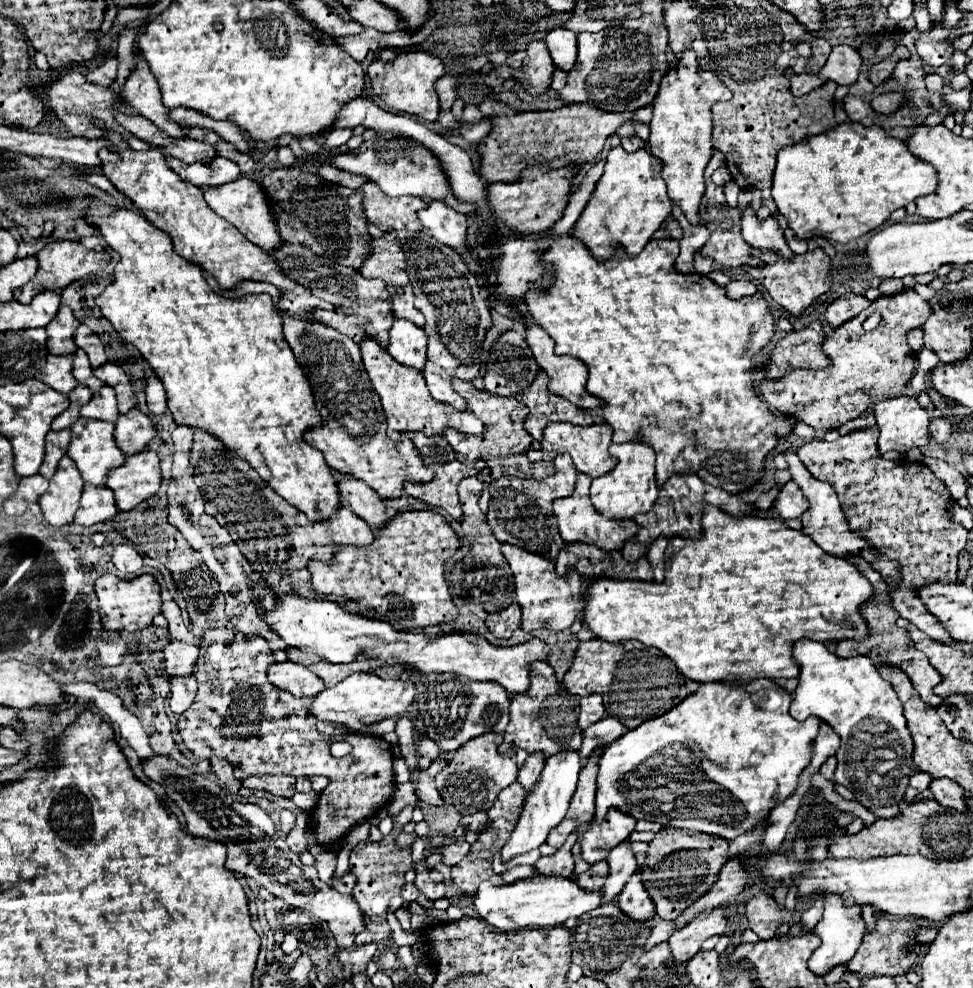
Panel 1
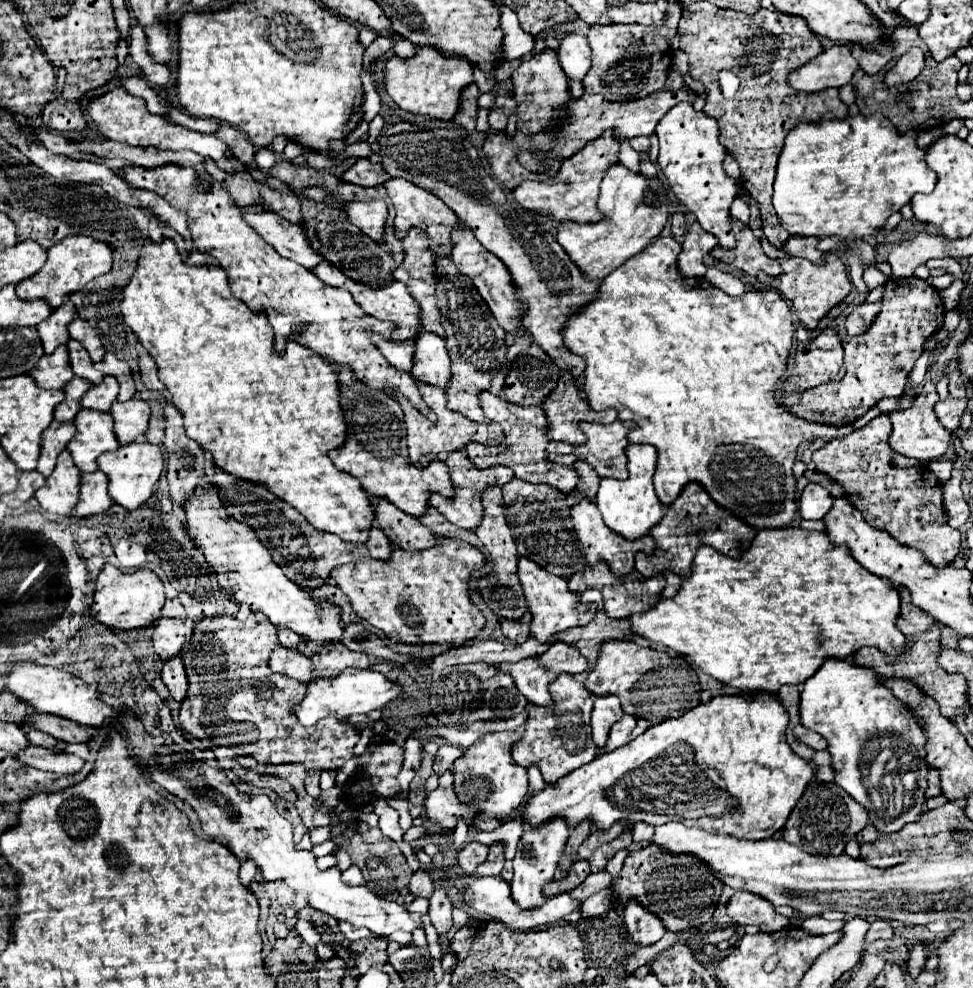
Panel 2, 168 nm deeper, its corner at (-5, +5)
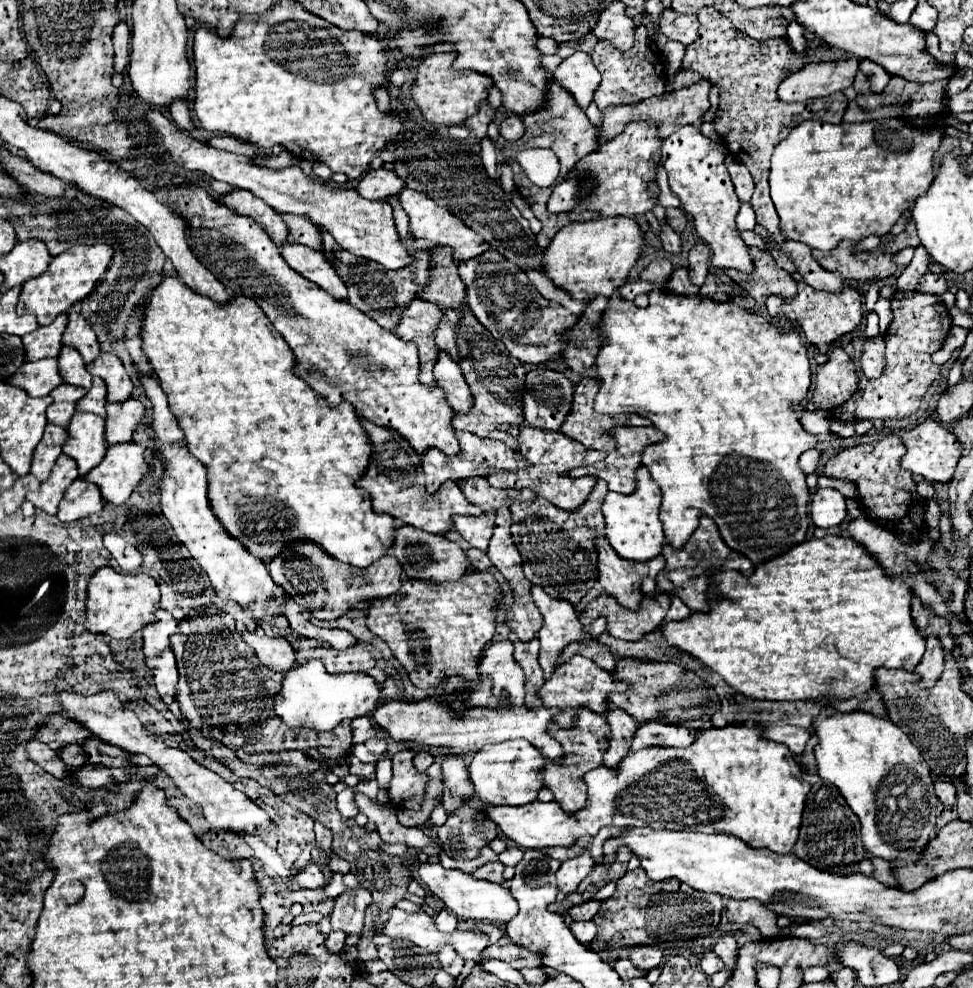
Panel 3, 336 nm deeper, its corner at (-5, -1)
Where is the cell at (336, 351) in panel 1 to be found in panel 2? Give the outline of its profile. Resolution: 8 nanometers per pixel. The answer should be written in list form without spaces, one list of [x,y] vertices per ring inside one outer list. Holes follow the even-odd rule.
[[[339,363],[331,365],[337,367],[339,399],[347,421],[345,443],[329,451],[329,457],[335,467],[359,479],[363,489],[371,497],[385,497],[401,511],[415,517],[425,513],[429,505],[429,493],[435,491],[445,497],[451,497],[453,485],[449,479],[447,465],[443,461],[435,459],[435,463],[429,463],[427,467],[417,467],[407,459],[405,425],[399,403],[393,397],[383,395],[383,391],[371,391],[369,387],[363,387],[363,383],[359,383],[359,379],[355,379],[355,373],[347,371],[347,367],[339,367]]]

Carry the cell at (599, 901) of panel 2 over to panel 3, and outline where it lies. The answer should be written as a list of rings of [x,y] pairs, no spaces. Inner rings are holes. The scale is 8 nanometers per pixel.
[[[573,921],[571,923],[571,931],[575,935],[575,939],[583,945],[589,945],[595,939],[597,933],[597,925],[593,921]]]

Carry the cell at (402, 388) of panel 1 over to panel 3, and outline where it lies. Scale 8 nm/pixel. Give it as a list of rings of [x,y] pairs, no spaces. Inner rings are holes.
[[[457,431],[457,437],[461,441],[461,453],[455,457],[447,457],[445,453],[441,453],[439,449],[431,449],[423,455],[423,471],[427,477],[427,493],[435,493],[439,489],[439,485],[443,485],[445,481],[463,481],[469,477],[487,477],[491,473],[491,469],[497,471],[515,471],[517,469],[517,459],[519,453],[511,451],[503,441],[493,441],[493,439],[481,439],[473,433],[467,431]]]

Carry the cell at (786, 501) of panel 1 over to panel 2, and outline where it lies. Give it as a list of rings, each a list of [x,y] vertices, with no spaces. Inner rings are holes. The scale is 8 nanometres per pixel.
[[[809,483],[803,489],[797,507],[803,519],[823,519],[823,515],[831,509],[831,493],[817,483]]]

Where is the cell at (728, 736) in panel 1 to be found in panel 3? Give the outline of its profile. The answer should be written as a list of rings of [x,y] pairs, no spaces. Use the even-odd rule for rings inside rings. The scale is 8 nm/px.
[[[729,725],[723,729],[699,731],[697,741],[687,749],[673,747],[647,747],[641,751],[631,751],[617,769],[597,767],[585,777],[589,787],[587,807],[567,815],[557,801],[541,803],[533,801],[521,807],[501,807],[485,805],[481,809],[485,819],[491,819],[511,841],[525,849],[545,849],[545,847],[571,847],[583,835],[597,835],[601,827],[653,827],[653,829],[695,829],[703,833],[727,833],[739,837],[749,847],[769,849],[779,855],[793,851],[799,837],[801,815],[805,807],[805,797],[809,793],[809,783],[801,779],[801,769],[793,759],[793,753],[783,743],[767,741],[761,737],[759,727]]]

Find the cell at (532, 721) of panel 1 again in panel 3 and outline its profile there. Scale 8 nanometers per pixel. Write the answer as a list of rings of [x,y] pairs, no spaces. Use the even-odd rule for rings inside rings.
[[[581,709],[577,723],[579,725],[575,729],[553,731],[555,739],[565,747],[567,755],[563,757],[563,765],[557,765],[555,761],[547,759],[549,765],[543,769],[545,787],[555,793],[557,803],[567,813],[575,813],[575,809],[583,809],[583,805],[587,803],[587,785],[583,781],[583,773],[599,767],[603,761],[603,749],[607,749],[607,719],[605,717],[601,717],[589,709]]]

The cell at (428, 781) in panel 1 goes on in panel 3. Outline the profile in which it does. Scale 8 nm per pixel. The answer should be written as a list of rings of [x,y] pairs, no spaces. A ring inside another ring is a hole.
[[[463,805],[447,817],[447,823],[437,829],[439,845],[453,859],[475,859],[483,847],[487,847],[497,835],[497,827],[491,821],[477,823],[477,811]]]

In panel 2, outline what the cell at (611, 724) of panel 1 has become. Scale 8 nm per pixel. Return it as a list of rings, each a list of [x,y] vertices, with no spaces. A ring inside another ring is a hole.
[[[623,715],[609,731],[607,743],[601,751],[613,751],[625,743],[629,743],[631,739],[635,739],[637,735],[641,735],[645,729],[649,727],[649,723],[645,719],[633,717],[633,715]]]

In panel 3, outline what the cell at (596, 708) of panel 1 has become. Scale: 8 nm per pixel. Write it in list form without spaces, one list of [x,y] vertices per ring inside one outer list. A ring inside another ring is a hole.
[[[609,709],[607,721],[611,727],[611,739],[609,739],[609,751],[603,755],[603,765],[609,769],[615,769],[623,757],[627,757],[631,749],[631,737],[635,737],[637,721],[623,713],[621,709]]]

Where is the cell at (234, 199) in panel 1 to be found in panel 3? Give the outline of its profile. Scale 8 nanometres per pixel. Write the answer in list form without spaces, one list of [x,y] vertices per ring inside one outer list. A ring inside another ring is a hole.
[[[291,243],[281,247],[281,255],[289,263],[289,267],[293,267],[305,279],[331,293],[331,297],[337,297],[337,301],[347,301],[347,285],[343,285],[341,277],[335,273],[333,265],[323,253],[299,243]]]

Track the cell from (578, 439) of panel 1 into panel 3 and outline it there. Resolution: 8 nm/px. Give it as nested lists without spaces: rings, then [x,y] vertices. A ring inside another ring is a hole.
[[[617,427],[611,431],[611,435],[617,439],[617,449],[613,449],[607,459],[597,463],[597,477],[609,485],[609,491],[629,495],[635,491],[635,469],[641,467],[643,449],[663,441],[663,433],[659,433],[655,427]]]

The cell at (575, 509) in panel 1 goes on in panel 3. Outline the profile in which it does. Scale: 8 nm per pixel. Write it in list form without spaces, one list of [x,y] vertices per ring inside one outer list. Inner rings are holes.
[[[601,537],[595,545],[599,553],[599,583],[605,587],[605,593],[615,597],[619,605],[637,611],[643,597],[641,579],[655,577],[665,567],[665,559],[655,557],[645,563],[635,563],[621,559],[605,537]]]

